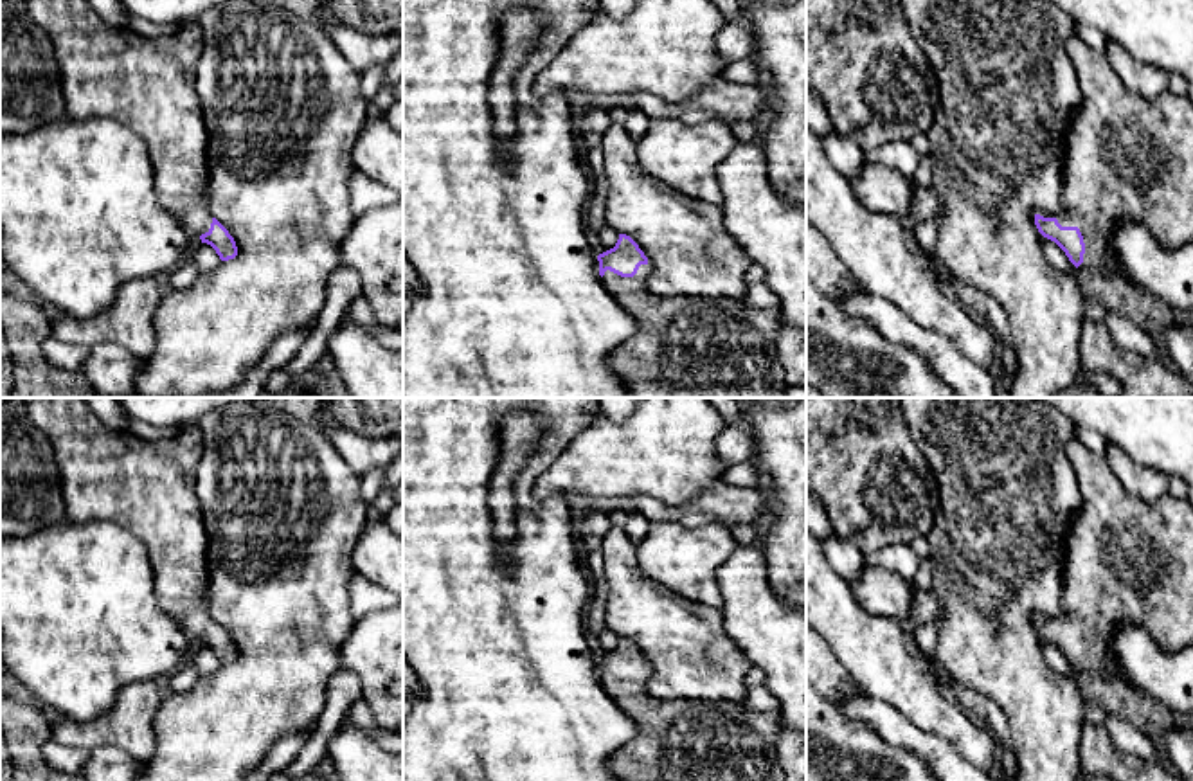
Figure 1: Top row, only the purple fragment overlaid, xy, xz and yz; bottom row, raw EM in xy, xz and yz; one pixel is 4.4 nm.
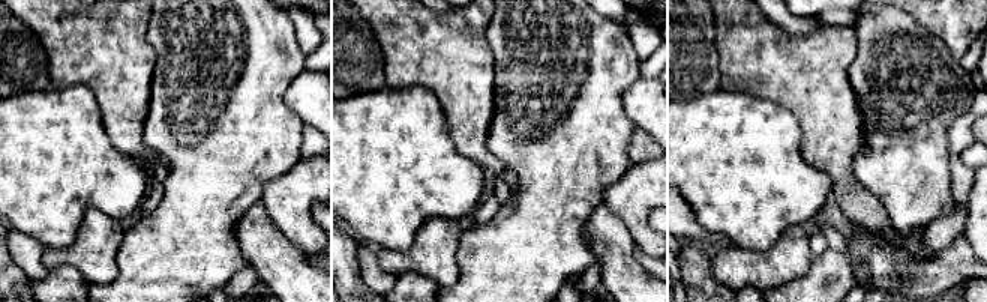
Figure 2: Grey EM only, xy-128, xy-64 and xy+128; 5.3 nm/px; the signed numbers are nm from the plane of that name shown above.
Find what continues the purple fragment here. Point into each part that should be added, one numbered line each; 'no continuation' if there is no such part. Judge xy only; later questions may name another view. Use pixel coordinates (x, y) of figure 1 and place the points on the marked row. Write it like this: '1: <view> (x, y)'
1: xy (148, 85)

